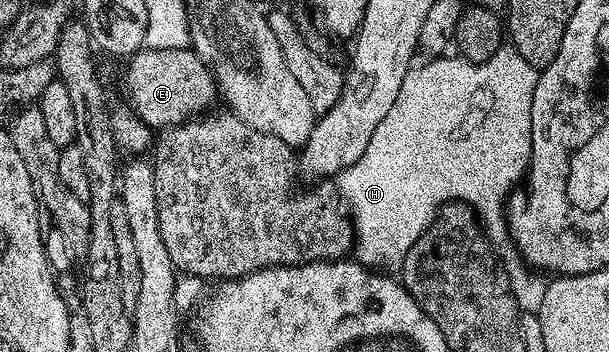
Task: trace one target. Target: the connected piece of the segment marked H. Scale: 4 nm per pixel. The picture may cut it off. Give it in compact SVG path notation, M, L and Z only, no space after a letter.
M503 44L486 62L470 62L468 58L460 56L433 56L425 63L414 64L410 66L407 76L403 76L403 85L399 87L399 97L396 98L395 104L391 104L391 112L383 116L379 128L371 135L371 141L368 142L363 156L351 164L351 168L341 171L335 178L335 189L344 205L347 207L348 217L353 223L353 232L355 241L352 253L356 261L363 266L370 268L389 268L385 266L400 267L401 261L411 252L411 244L423 231L428 230L433 225L437 211L445 205L446 202L464 202L466 206L472 206L474 211L485 214L502 213L507 199L514 190L518 189L517 182L526 177L529 168L529 157L531 156L531 100L535 96L535 84L539 73L538 67L527 64L523 56L512 44Z

